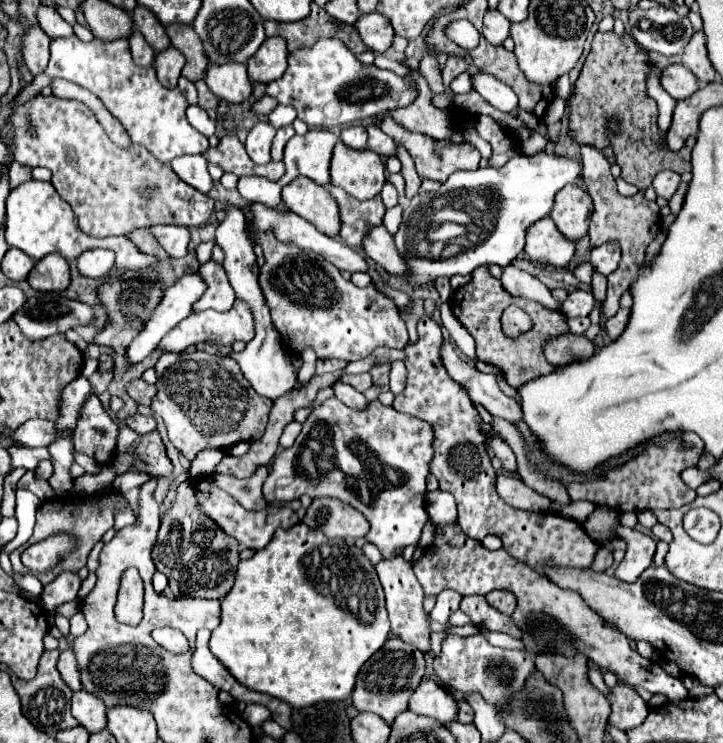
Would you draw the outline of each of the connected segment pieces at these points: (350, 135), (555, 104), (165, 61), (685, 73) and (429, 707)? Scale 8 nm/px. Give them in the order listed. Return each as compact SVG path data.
M363 124L347 126L347 128L341 130L341 140L343 140L349 148L363 150L363 148L367 148L367 130L365 130Z
M555 98L555 100L551 102L551 106L547 108L547 112L545 112L545 116L543 116L543 122L545 122L545 124L555 124L555 122L559 122L559 120L563 118L563 114L565 114L565 100Z
M167 48L155 56L153 68L155 68L157 78L163 86L175 88L183 64L185 64L185 56L181 52L177 52L175 48Z
M669 64L667 68L663 68L663 72L661 72L661 86L675 100L689 98L689 94L699 90L697 78L689 70L685 70L681 64Z
M423 680L409 698L409 710L421 716L431 716L443 726L451 724L457 716L457 704L451 692L439 686L435 680Z

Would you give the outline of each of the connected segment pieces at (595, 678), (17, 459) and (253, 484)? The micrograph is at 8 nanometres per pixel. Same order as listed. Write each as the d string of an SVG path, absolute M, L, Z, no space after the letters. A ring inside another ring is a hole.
M589 668L589 678L591 678L593 686L595 686L595 688L599 688L605 696L611 692L611 688L607 688L607 684L603 682L603 674L601 674L601 670L599 670L599 668Z
M11 446L9 454L13 456L13 468L23 467L33 470L42 460L51 460L47 447L27 448Z
M261 466L257 468L257 472L249 478L233 478L233 476L225 476L225 474L213 474L213 480L215 480L215 486L233 494L233 498L247 510L261 510L267 506L265 498L263 498L263 492L261 492L261 486L267 478L267 468Z

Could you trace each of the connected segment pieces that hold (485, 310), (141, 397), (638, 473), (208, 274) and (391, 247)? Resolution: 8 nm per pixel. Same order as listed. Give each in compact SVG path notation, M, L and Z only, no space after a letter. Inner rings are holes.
M479 266L473 270L471 274L471 282L457 288L449 300L451 310L455 314L455 318L469 330L469 334L475 338L477 344L477 358L485 364L491 364L495 368L501 370L503 378L507 380L509 386L519 388L521 384L525 384L529 378L537 378L541 374L549 374L553 372L553 366L545 360L543 356L543 348L541 344L557 334L565 334L569 332L567 320L559 310L547 310L545 306L533 302L533 300L525 300L525 298L513 298L511 294L507 294L501 286L501 282L497 278L493 278L489 274L487 266ZM517 304L521 310L525 310L531 320L533 320L533 330L531 332L523 332L515 338L505 336L503 328L501 328L501 314L507 306Z
M135 378L135 380L131 380L131 382L127 384L127 394L129 394L135 402L145 404L145 406L151 404L155 392L157 392L157 388L145 384L145 380L141 380L141 378Z
M681 434L679 438L663 444L649 446L643 454L631 462L609 470L605 478L591 482L573 482L567 492L573 500L591 500L593 504L607 504L617 512L641 512L641 510L659 510L659 508L681 508L695 500L695 490L687 488L679 478L681 470L697 466L703 452L703 442L697 434Z
M209 260L207 264L203 264L199 268L201 276L205 276L207 282L207 290L205 294L193 304L193 310L205 310L205 308L213 308L217 312L229 312L229 308L233 308L235 302L235 292L229 284L229 278L223 270L221 262Z
M371 226L363 238L363 250L365 254L379 264L381 268L385 268L389 274L393 276L403 276L405 274L405 260L401 260L395 244L393 244L393 236L387 232L385 226Z

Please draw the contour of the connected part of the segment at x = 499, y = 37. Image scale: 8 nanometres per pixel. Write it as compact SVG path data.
M487 10L485 12L485 20L483 20L483 30L481 34L487 38L489 44L499 46L503 44L503 40L509 36L509 26L511 22L497 10Z

